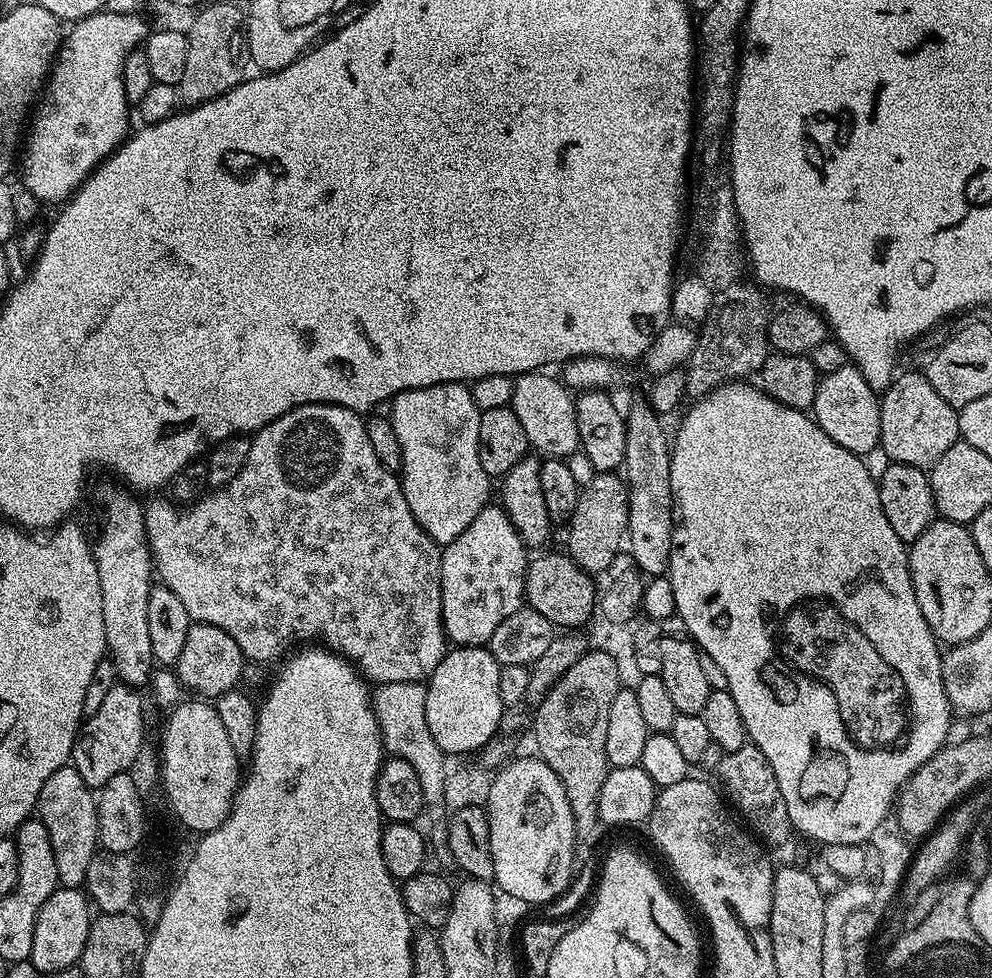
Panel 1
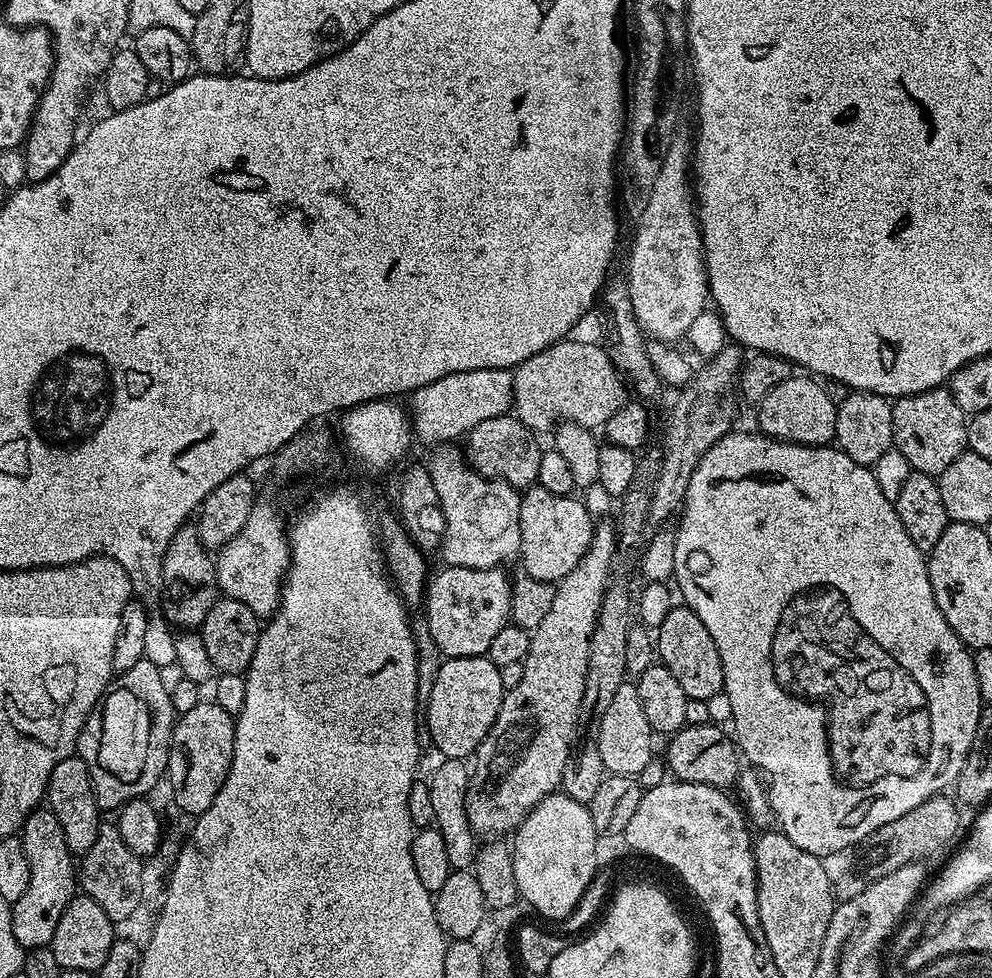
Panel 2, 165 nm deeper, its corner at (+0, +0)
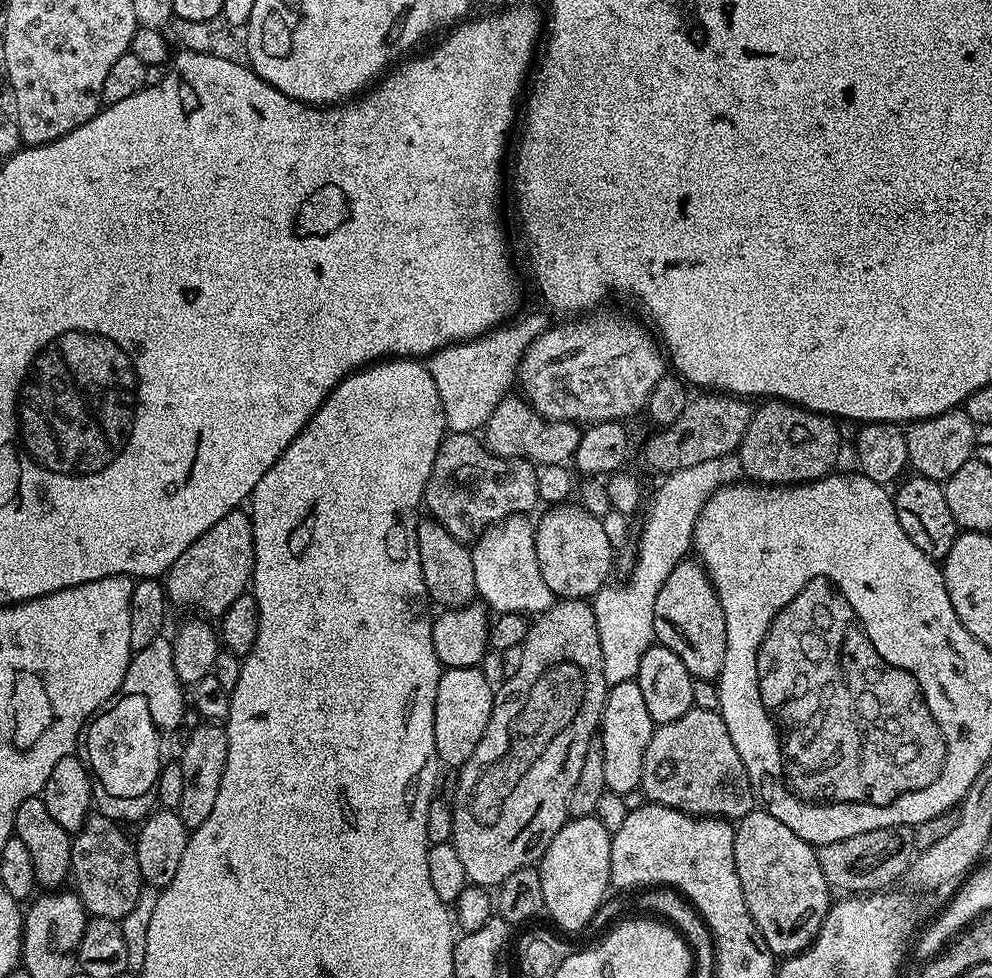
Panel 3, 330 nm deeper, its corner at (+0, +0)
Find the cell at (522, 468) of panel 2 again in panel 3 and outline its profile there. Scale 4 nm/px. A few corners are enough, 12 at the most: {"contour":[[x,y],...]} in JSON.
{"contour":[[445,435],[427,515],[474,542],[539,501],[537,465]]}

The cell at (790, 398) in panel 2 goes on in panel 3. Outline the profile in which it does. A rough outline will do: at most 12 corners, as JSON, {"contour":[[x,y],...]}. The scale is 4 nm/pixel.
{"contour":[[785,400],[757,407],[738,449],[761,486],[806,484],[840,456],[837,421]]}

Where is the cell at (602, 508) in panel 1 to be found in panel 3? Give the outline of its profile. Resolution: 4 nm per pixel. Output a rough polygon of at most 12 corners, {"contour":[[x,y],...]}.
{"contour":[[557,599],[459,765],[450,843],[492,890],[570,819],[609,685]]}

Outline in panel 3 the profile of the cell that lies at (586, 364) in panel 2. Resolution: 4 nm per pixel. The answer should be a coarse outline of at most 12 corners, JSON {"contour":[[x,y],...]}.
{"contour":[[516,394],[494,407],[485,448],[508,460],[567,465],[581,429],[546,420]]}

